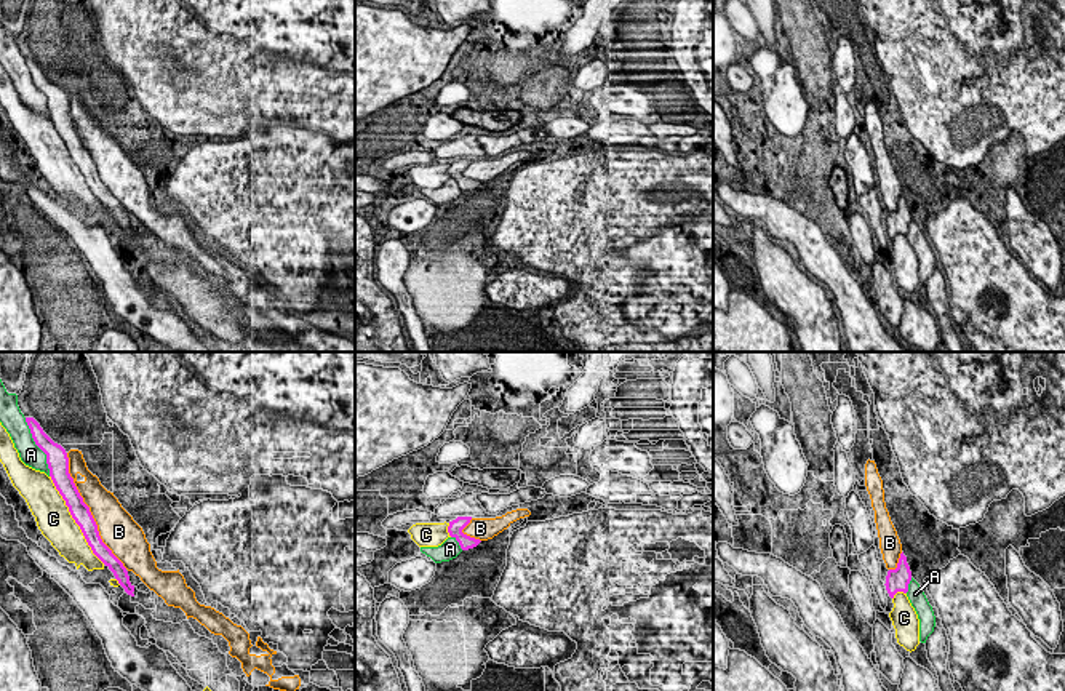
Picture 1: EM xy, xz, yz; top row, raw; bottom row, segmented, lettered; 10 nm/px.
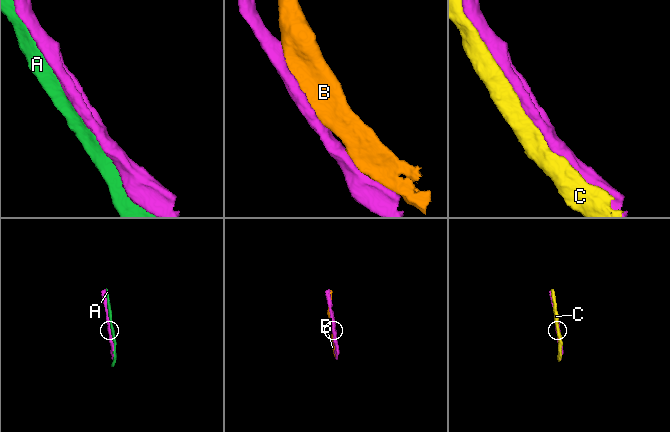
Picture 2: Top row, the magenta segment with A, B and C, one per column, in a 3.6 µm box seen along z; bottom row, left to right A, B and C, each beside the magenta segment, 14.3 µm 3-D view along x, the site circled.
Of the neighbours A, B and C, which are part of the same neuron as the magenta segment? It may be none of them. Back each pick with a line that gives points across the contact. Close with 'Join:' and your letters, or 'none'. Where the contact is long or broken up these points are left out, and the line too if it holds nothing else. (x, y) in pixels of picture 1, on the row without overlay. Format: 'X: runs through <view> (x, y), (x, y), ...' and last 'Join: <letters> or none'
Join: none

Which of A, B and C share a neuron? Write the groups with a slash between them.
A / B / C

